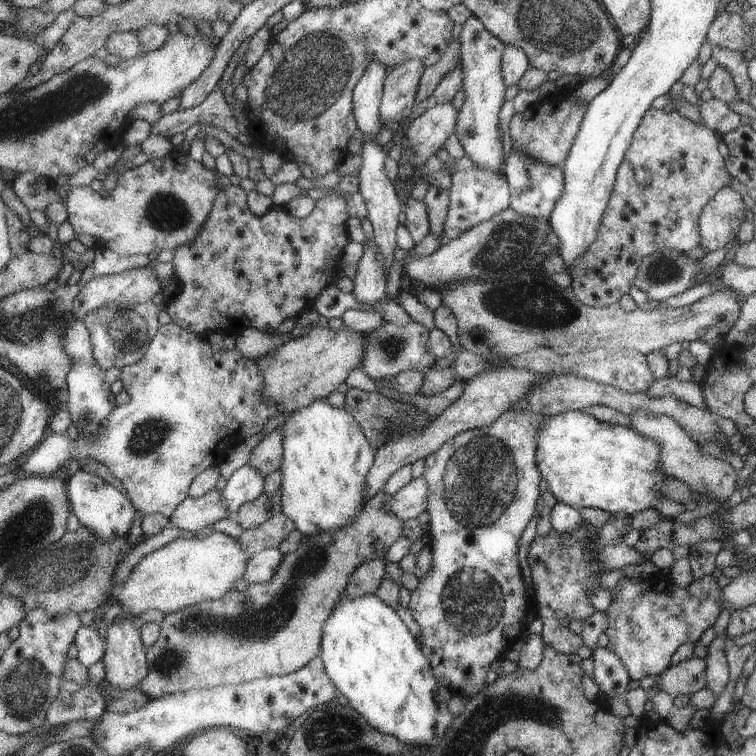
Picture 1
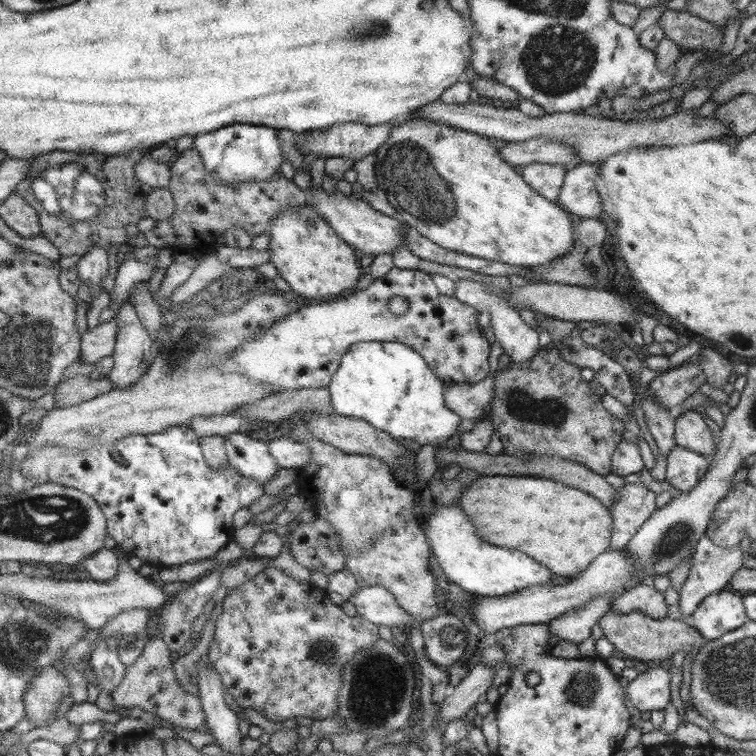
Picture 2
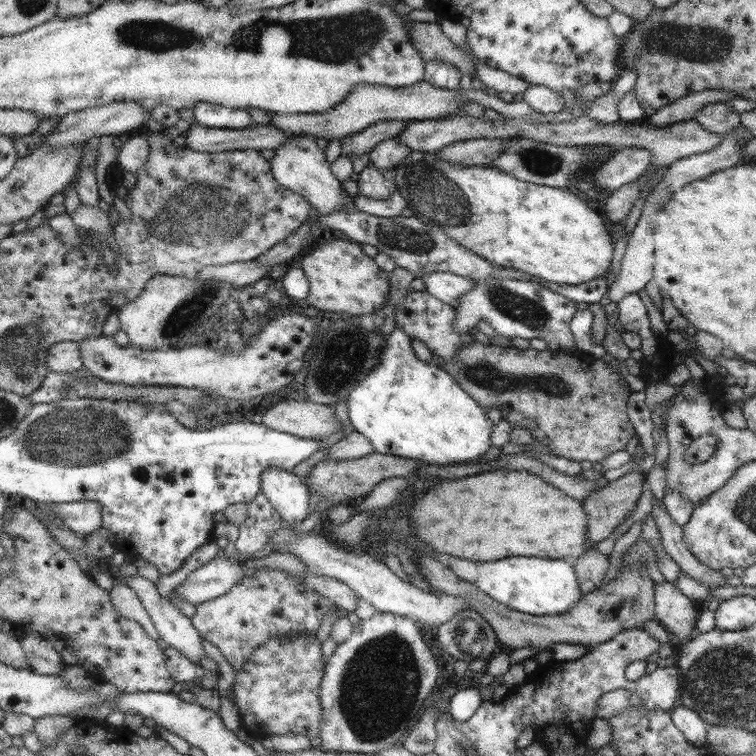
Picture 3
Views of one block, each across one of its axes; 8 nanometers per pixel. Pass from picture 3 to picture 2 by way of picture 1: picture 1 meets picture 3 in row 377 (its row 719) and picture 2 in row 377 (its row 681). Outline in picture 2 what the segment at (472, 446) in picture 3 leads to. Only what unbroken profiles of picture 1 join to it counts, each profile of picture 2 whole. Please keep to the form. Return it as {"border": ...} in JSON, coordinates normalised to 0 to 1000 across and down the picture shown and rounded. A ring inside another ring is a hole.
{"border":[[[525,452],[470,454],[458,467],[431,511],[437,537],[447,550],[484,557],[522,581],[542,579],[557,590],[587,590],[597,575],[607,574],[610,553],[587,537],[589,509],[542,458]]]}

